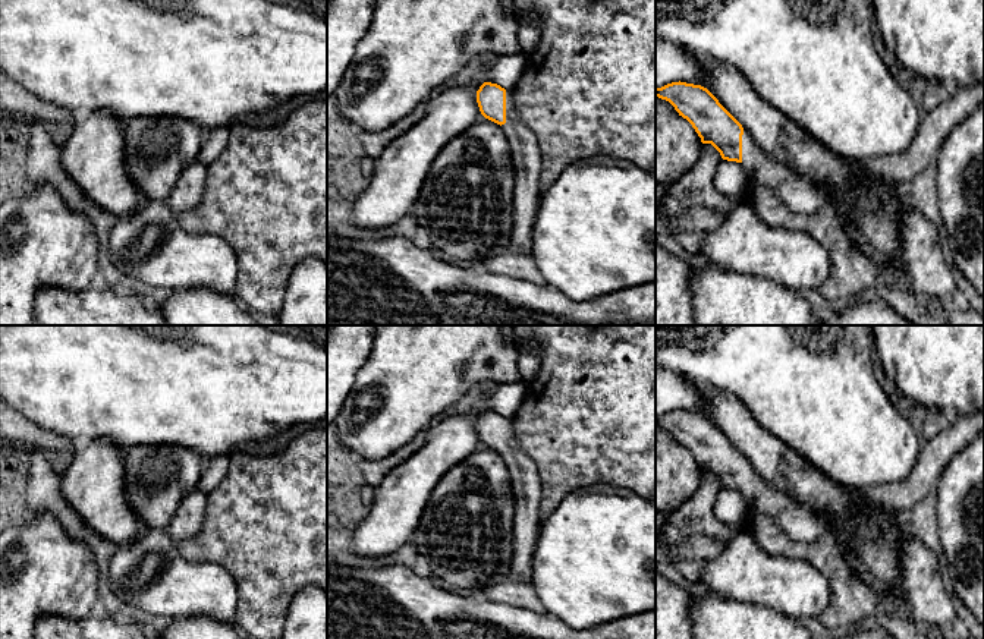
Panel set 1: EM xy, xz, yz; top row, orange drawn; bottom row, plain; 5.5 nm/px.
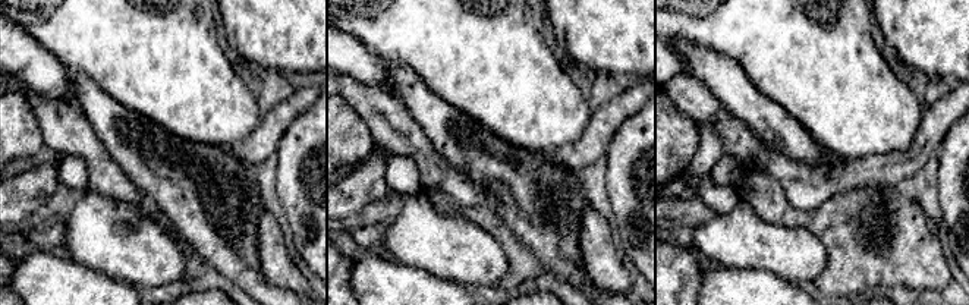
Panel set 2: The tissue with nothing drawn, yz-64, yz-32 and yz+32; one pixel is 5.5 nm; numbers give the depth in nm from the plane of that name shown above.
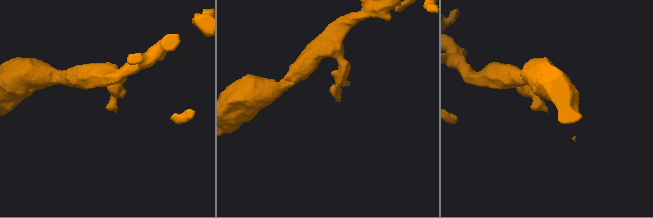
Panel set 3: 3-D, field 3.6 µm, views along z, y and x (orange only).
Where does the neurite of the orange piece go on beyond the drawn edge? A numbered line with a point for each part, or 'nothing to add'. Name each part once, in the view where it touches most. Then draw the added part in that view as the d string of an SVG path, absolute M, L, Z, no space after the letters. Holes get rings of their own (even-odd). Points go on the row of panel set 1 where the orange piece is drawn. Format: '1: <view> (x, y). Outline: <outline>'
1: xz (524, 145). Outline: M506 91L506 123L500 128L507 138L515 171L510 243L519 248L519 255L531 255L543 157L535 133L519 119L513 107L512 91Z

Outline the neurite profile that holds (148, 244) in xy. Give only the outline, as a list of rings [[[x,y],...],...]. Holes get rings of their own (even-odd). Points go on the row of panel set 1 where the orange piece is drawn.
[[[163,201],[142,202],[110,232],[114,267],[154,287],[216,289],[236,298],[238,259],[220,236],[183,230]]]

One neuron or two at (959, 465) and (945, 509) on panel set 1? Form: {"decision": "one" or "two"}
{"decision": "one"}

